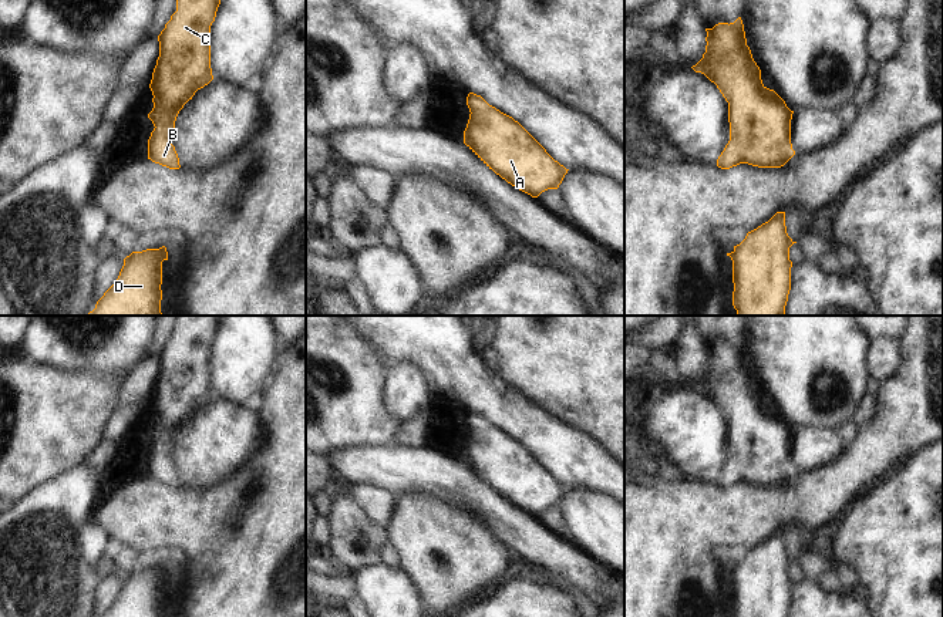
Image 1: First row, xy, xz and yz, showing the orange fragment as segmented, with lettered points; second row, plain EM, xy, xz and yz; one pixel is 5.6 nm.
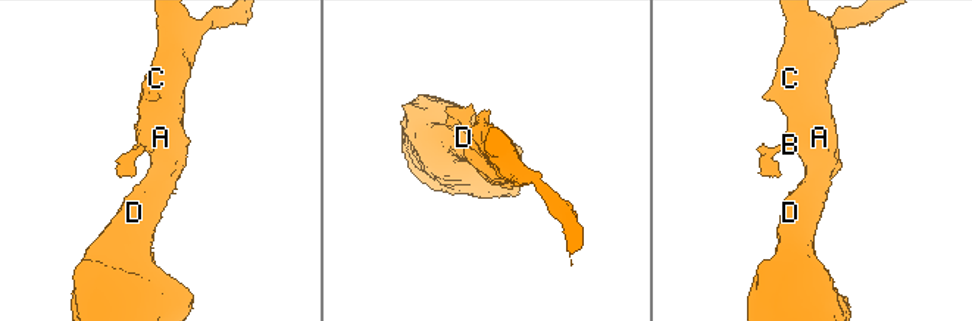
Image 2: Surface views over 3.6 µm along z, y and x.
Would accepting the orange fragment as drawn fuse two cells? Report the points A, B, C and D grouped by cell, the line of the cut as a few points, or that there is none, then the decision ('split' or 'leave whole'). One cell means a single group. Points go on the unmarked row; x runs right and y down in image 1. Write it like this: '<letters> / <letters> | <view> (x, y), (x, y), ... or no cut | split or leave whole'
A B C D | no cut | leave whole

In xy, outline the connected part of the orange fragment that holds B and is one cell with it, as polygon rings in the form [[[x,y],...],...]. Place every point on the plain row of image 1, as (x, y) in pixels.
[[[176,316],[176,330],[158,354],[159,375],[149,407],[154,426],[148,436],[154,449],[148,458],[148,478],[179,488],[171,455],[183,424],[212,398],[211,344],[222,316]]]

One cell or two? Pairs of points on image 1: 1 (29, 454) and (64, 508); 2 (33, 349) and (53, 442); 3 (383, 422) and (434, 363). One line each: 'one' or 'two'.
1: two
2: two
3: two

